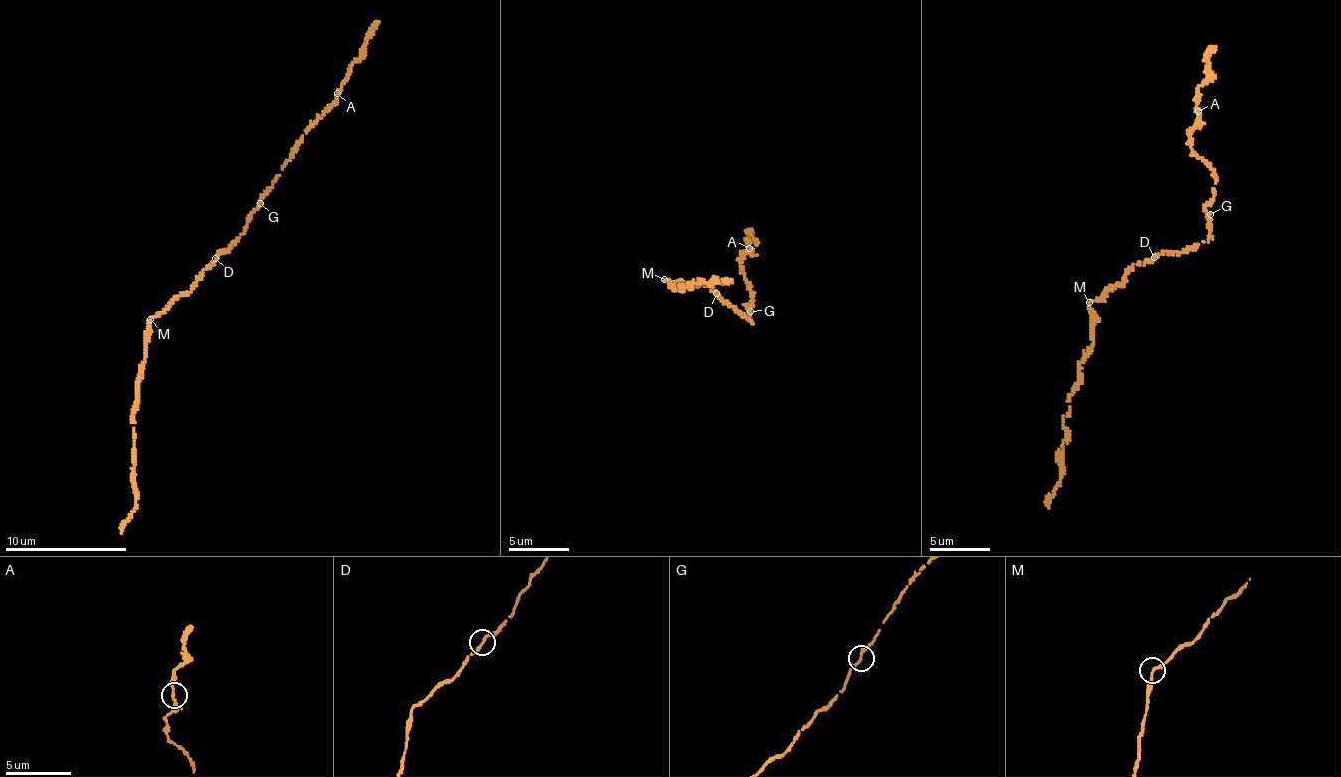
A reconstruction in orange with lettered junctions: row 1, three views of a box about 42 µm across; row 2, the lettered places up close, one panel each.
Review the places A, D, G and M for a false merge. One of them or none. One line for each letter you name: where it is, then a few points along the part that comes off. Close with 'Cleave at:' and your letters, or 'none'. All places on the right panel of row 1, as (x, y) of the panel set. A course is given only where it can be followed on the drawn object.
Cleave at: none

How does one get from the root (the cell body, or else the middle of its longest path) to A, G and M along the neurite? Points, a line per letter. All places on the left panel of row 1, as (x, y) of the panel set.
A: (215, 261), (218, 254), (229, 252), (238, 241), (247, 218), (259, 206), (306, 130), (337, 99), (337, 93)
G: (215, 261), (218, 254), (229, 252), (231, 245), (238, 241), (247, 218), (260, 203)
M: (215, 261), (211, 262), (209, 269), (204, 269), (188, 292), (175, 296), (162, 313), (150, 320)

